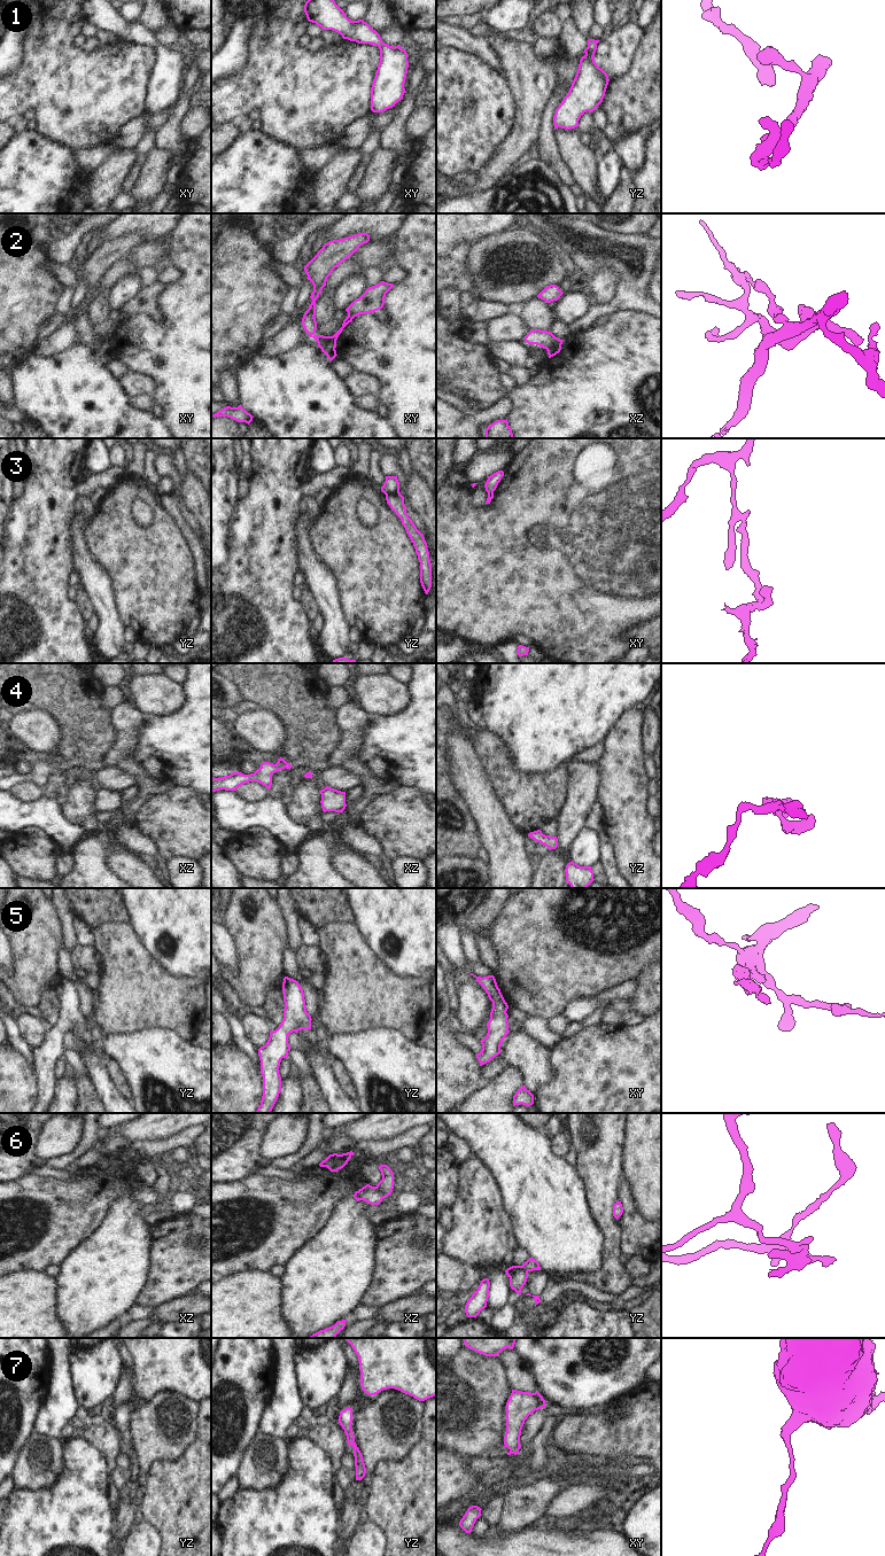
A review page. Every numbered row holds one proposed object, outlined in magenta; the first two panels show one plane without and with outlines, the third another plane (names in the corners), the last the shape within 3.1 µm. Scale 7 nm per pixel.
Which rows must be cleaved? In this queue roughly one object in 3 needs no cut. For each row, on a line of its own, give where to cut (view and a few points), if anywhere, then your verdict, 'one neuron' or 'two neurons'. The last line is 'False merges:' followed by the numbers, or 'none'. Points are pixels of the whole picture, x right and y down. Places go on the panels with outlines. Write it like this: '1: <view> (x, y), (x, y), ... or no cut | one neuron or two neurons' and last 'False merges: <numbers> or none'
1: no cut | one neuron
2: xy (323, 337), (335, 341) | two neurons
3: yz (398, 490), (386, 495) | two neurons
4: no cut | one neuron
5: no cut | one neuron
6: yz (527, 1270), (520, 1266), (510, 1277) | two neurons
7: no cut | one neuron
False merges: 2, 3, 6

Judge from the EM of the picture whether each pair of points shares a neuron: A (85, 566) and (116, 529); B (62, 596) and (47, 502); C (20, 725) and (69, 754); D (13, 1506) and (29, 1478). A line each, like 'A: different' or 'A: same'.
A: different
B: same
C: different
D: different

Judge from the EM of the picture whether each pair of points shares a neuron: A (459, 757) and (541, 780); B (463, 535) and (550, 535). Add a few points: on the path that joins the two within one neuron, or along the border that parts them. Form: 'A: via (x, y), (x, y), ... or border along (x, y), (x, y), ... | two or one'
A: border along (468, 741), (495, 788) | two
B: via (484, 541), (528, 541) | one

